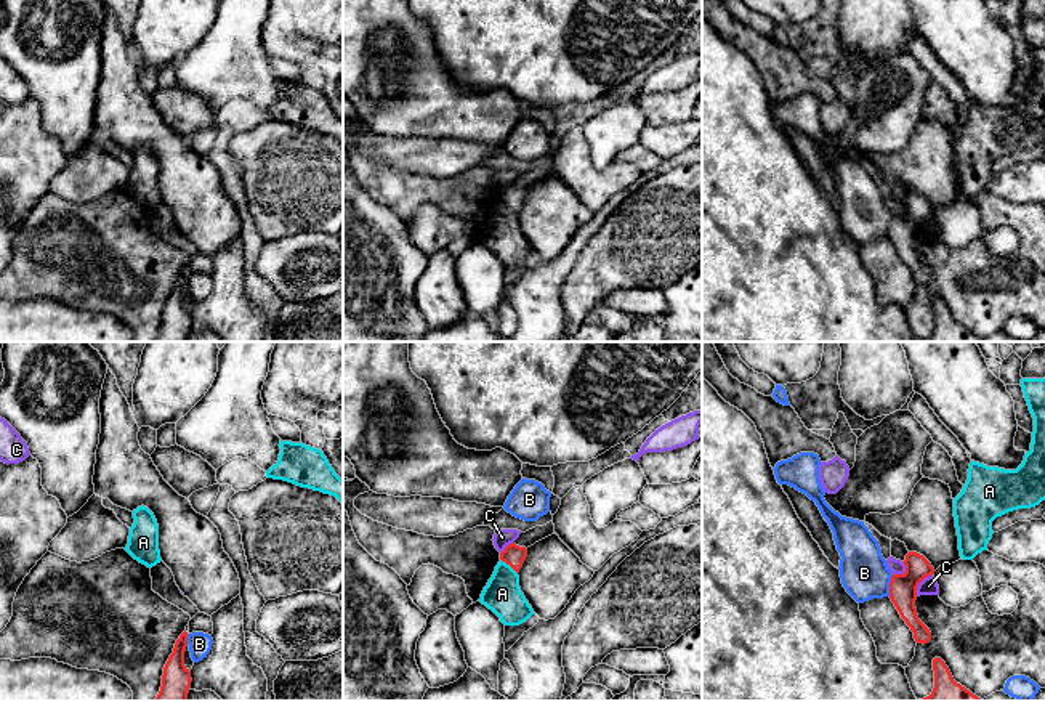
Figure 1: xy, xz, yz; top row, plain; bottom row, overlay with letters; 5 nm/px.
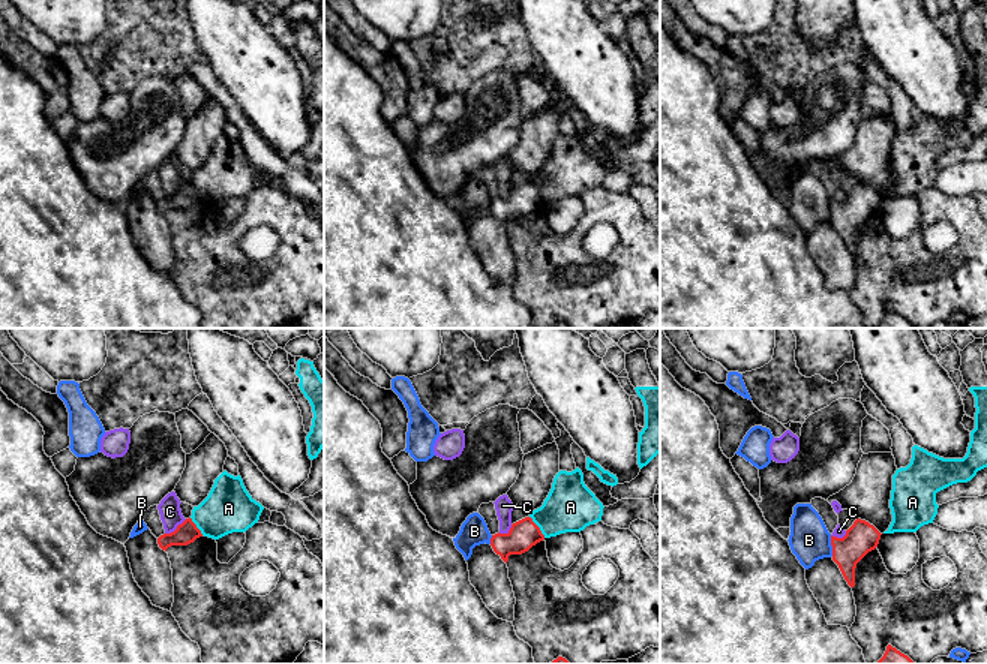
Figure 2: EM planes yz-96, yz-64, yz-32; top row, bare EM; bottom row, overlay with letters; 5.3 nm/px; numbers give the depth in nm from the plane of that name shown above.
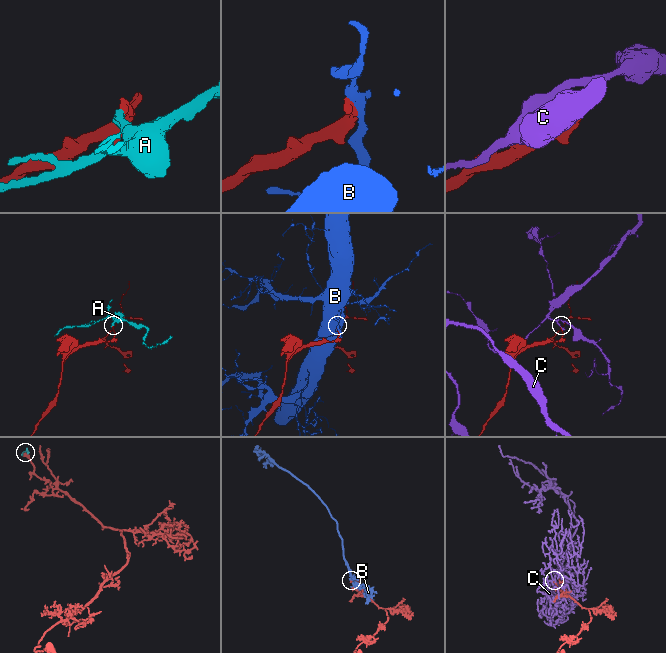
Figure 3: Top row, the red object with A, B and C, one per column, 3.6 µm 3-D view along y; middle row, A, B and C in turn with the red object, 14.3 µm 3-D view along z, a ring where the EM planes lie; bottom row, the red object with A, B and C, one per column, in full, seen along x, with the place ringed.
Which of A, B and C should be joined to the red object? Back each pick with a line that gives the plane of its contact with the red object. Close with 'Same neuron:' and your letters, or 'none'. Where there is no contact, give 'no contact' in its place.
Same neuron: none

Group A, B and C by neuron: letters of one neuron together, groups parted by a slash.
A / B / C

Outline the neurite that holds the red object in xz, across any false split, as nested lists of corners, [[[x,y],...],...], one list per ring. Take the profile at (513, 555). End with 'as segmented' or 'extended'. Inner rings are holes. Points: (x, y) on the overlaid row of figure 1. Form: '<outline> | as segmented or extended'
[[[514,542],[506,545],[505,550],[500,553],[500,560],[510,565],[516,573],[519,573],[526,557],[527,557],[527,549],[519,547]]] | as segmented

